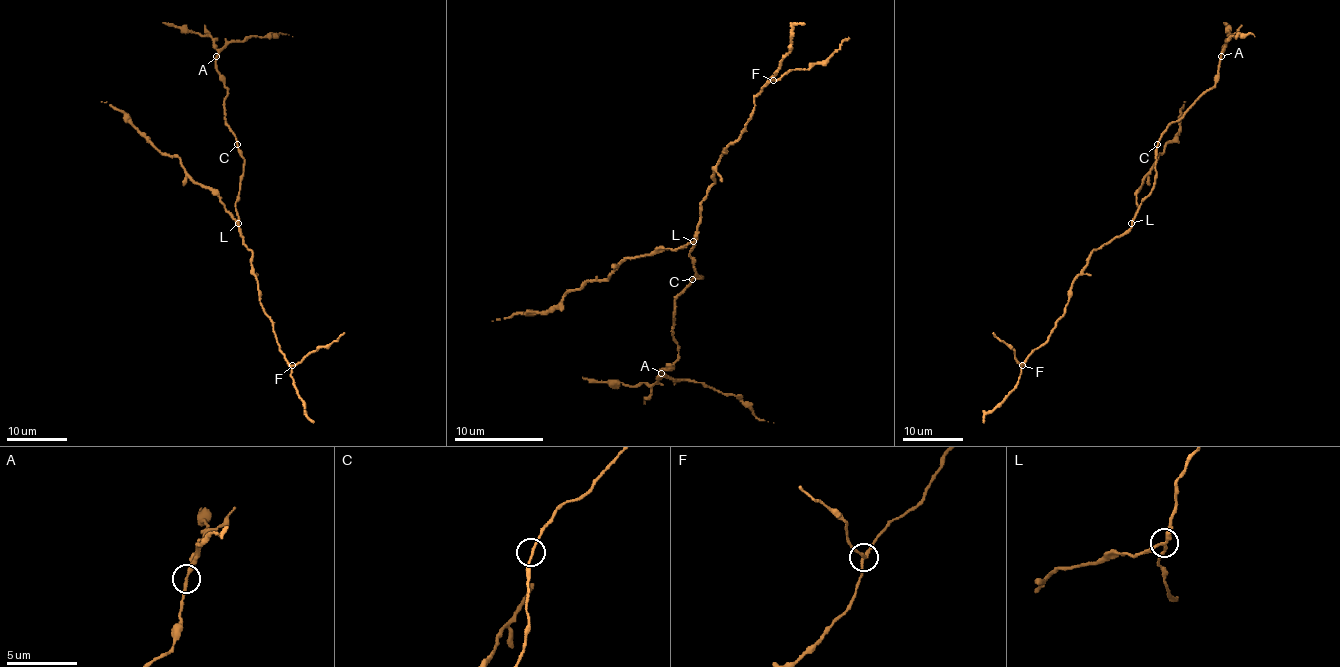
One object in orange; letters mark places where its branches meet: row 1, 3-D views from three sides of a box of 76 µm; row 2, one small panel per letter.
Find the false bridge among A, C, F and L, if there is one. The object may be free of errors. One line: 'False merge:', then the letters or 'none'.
False merge: L

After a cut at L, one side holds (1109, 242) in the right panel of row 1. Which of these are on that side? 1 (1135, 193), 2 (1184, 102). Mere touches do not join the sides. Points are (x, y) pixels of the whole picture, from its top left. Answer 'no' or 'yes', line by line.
1: no
2: no

